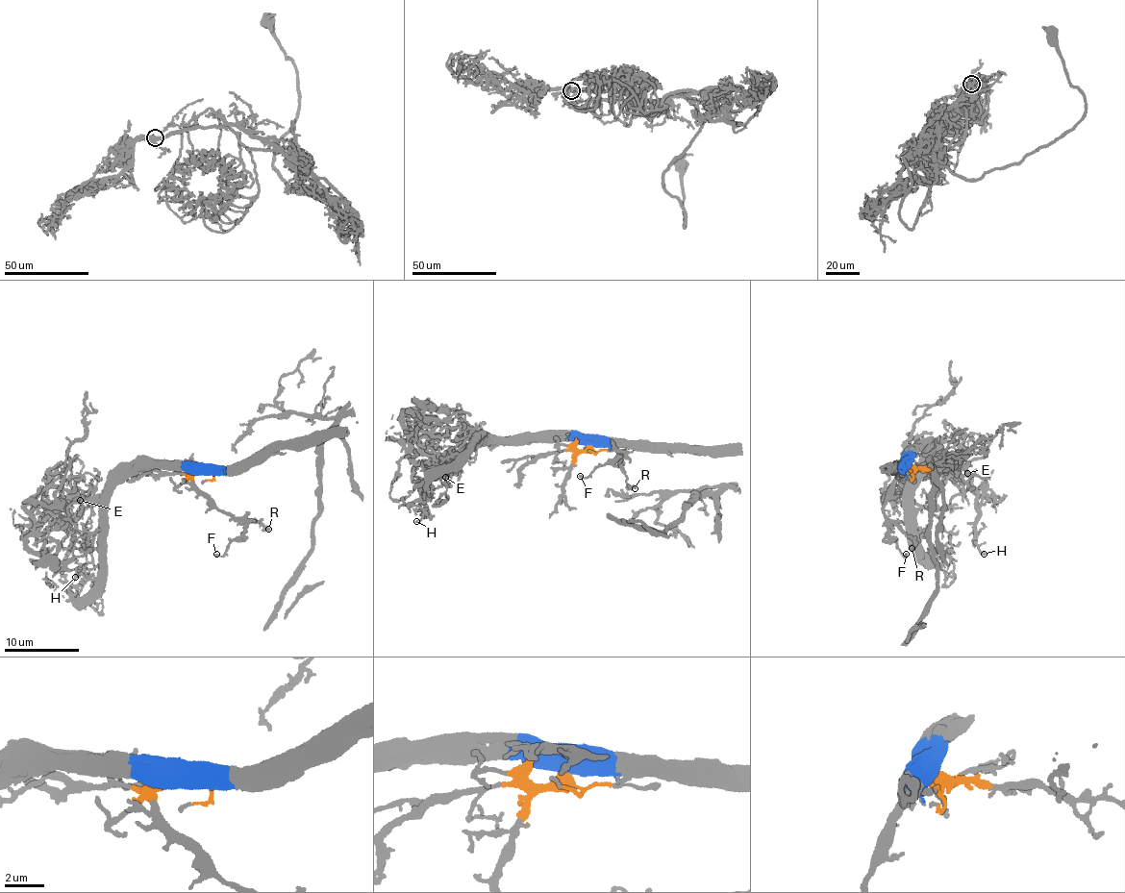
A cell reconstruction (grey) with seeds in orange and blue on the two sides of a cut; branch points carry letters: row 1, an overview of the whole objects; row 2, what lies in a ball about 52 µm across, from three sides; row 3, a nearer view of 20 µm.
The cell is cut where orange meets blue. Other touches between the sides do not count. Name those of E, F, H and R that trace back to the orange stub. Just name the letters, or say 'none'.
F, R

